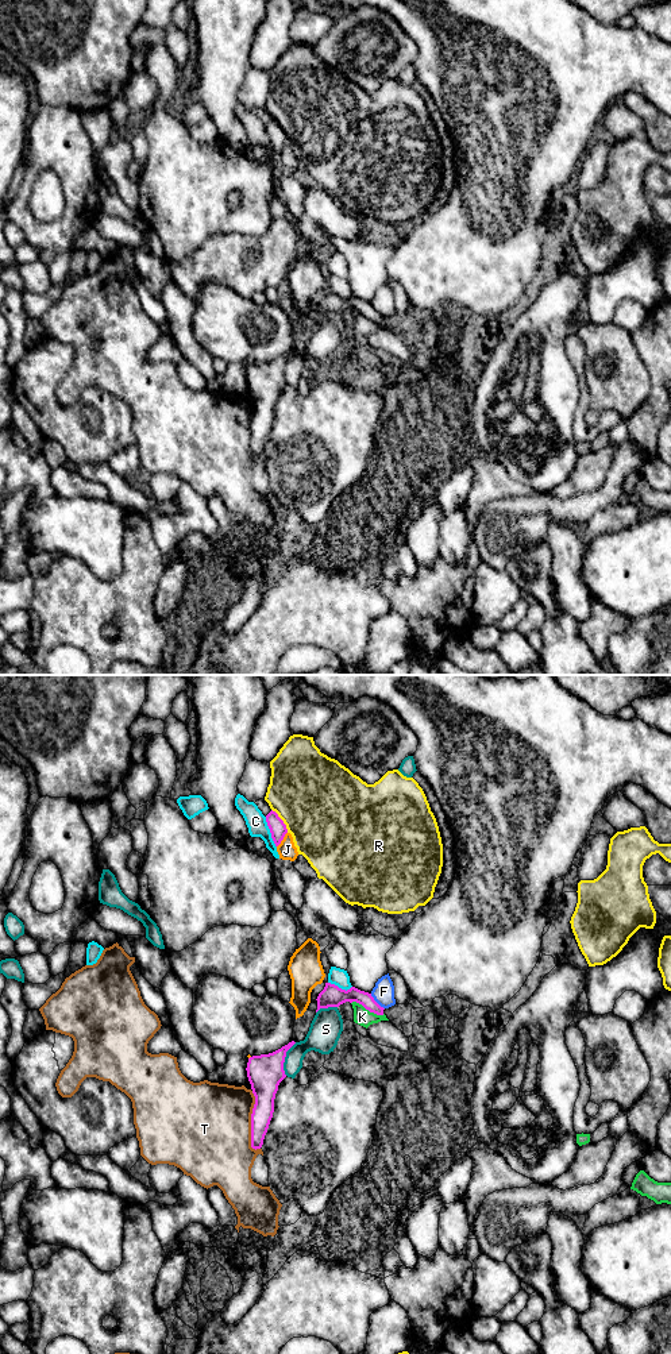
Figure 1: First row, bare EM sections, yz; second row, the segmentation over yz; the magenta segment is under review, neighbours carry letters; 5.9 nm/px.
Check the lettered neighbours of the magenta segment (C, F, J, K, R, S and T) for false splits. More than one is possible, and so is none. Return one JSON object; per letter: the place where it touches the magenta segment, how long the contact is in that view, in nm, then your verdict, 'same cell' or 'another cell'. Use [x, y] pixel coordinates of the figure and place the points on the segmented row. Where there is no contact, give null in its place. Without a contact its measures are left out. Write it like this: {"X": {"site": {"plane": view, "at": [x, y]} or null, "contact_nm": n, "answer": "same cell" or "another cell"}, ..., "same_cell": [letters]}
{"C": {"site": {"plane": "yz", "at": [270, 832]}, "contact_nm": 200, "answer": "another cell"}, "F": {"site": {"plane": "yz", "at": [376, 1002]}, "contact_nm": 130, "answer": "another cell"}, "J": {"site": {"plane": "yz", "at": [282, 838]}, "contact_nm": 110, "answer": "another cell"}, "K": {"site": {"plane": "yz", "at": [367, 1009]}, "contact_nm": 220, "answer": "another cell"}, "R": {"site": {"plane": "yz", "at": [282, 821]}, "contact_nm": 170, "answer": "another cell"}, "S": {"site": {"plane": "yz", "at": [284, 1059]}, "contact_nm": 220, "answer": "another cell"}, "T": {"site": {"plane": "yz", "at": [251, 1121]}, "contact_nm": 360, "answer": "another cell"}, "same_cell": []}

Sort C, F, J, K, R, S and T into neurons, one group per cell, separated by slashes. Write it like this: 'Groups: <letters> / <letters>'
Groups: C K / F / J / R / S / T

